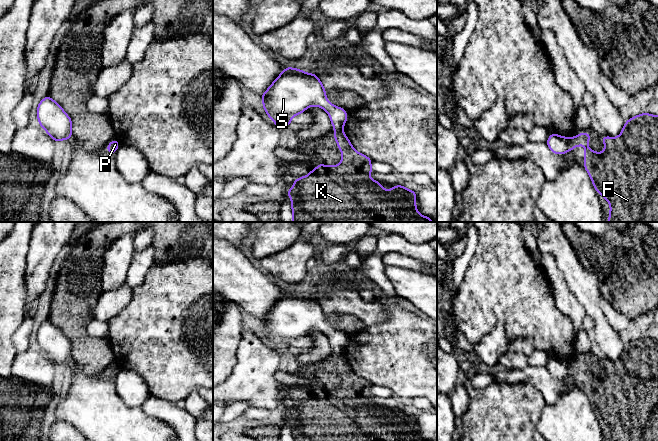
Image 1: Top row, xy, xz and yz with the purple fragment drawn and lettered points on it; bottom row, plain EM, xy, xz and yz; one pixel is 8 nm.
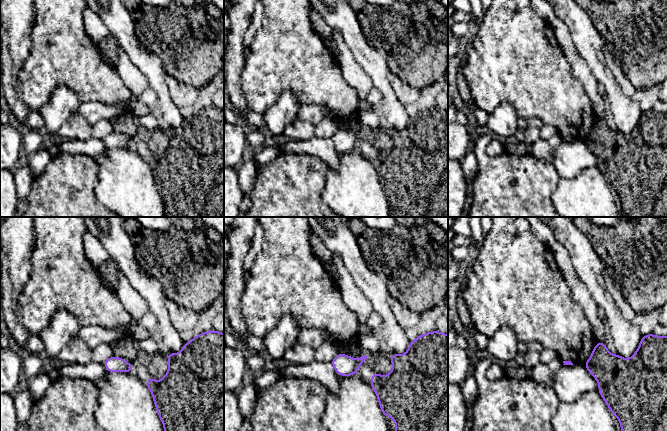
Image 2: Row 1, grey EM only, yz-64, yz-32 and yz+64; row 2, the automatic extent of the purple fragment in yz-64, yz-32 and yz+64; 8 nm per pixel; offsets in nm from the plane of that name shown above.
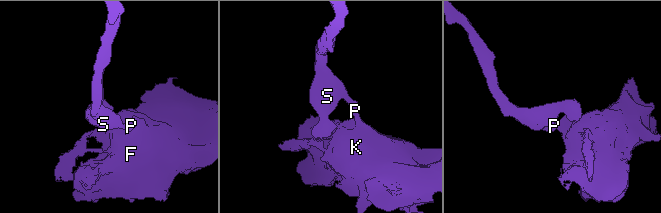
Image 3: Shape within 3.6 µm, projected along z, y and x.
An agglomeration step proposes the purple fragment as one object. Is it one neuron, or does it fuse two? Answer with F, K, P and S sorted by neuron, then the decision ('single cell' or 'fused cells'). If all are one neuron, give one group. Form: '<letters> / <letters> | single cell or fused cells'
F K / P S | fused cells

